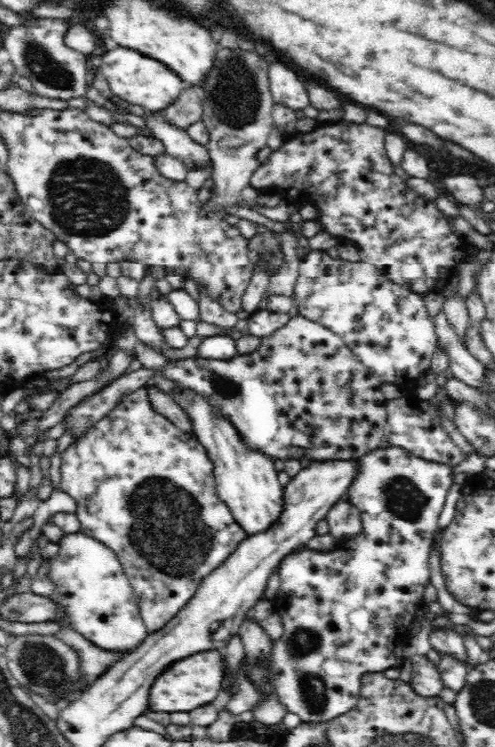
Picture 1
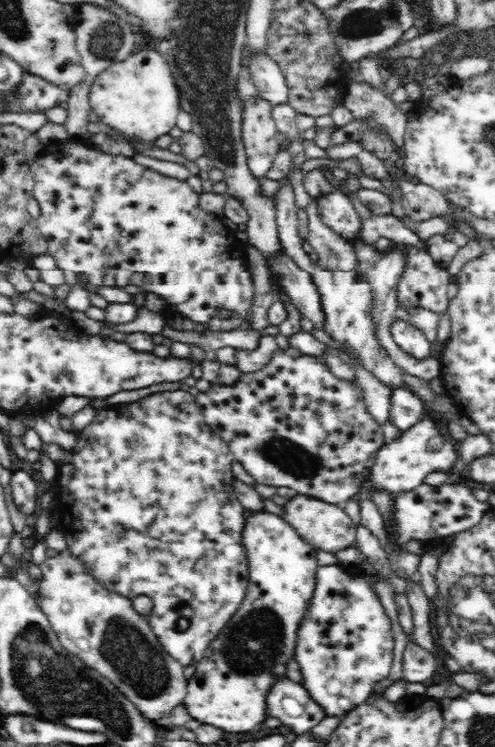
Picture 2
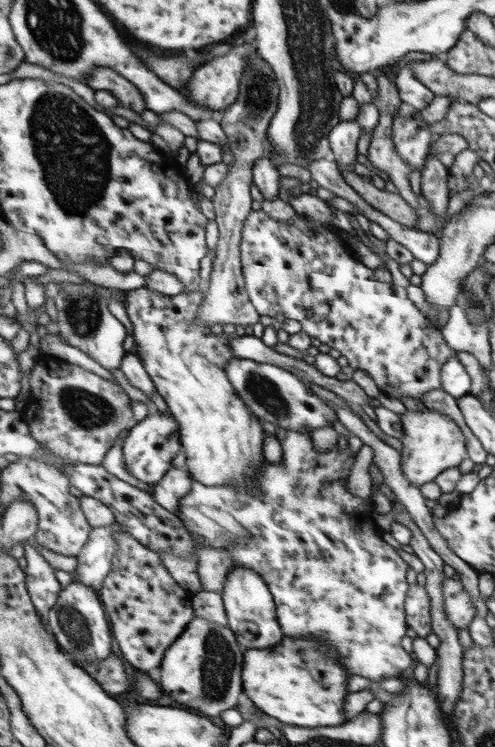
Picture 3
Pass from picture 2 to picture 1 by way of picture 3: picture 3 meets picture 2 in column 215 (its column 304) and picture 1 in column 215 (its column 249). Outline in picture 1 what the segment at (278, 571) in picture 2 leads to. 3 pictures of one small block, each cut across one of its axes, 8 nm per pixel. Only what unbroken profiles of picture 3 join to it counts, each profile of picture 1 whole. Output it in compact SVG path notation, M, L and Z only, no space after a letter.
M218 650L205 651L196 655L191 655L189 658L182 659L180 662L171 663L158 676L156 684L152 692L150 692L150 702L148 707L158 713L174 713L180 710L192 712L200 706L212 704L218 694L222 692L222 662L225 658L224 654L220 654Z

